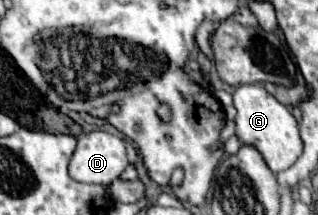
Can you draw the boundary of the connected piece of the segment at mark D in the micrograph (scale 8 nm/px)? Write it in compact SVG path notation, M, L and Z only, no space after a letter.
M94 130L78 138L70 160L70 176L84 184L110 184L128 166L126 146L120 136Z

